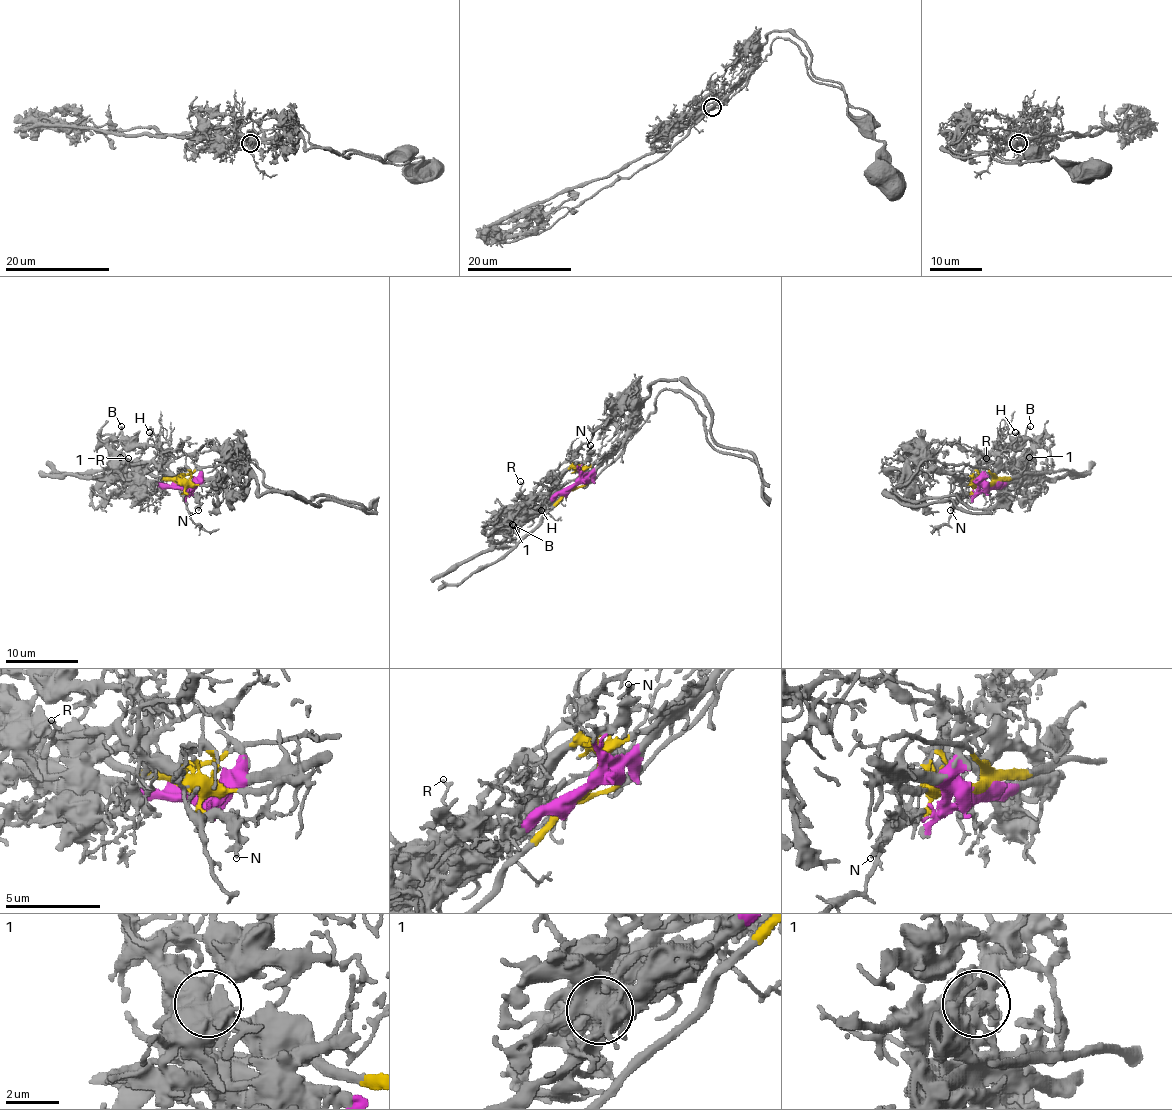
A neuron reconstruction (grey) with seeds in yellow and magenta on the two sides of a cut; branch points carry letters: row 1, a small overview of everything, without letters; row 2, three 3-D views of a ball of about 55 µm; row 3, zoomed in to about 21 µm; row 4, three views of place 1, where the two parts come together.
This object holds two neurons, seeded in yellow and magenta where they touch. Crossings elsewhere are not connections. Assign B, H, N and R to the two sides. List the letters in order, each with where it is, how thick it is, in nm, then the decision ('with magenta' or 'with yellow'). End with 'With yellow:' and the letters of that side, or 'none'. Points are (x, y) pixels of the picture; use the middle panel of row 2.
B: (513, 525) | 170 nm | with yellow
H: (541, 510) | 160 nm | with yellow
N: (590, 445) | 240 nm | with yellow
R: (520, 481) | 140 nm | with yellow
With yellow: B, H, N, R

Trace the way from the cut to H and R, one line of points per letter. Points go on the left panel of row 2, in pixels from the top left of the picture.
H: (182, 485), (187, 485), (171, 474), (160, 439), (149, 432)
R: (182, 485), (187, 485), (176, 481), (153, 463), (129, 466), (127, 457)

